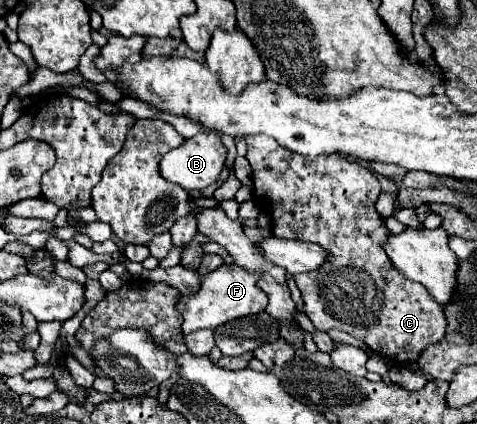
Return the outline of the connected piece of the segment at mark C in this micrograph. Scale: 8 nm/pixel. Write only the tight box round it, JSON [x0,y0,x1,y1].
[246,134,446,362]

